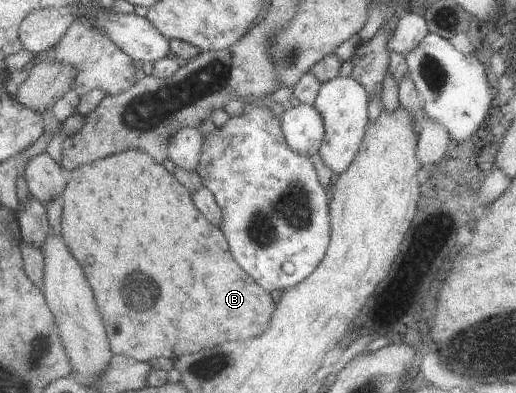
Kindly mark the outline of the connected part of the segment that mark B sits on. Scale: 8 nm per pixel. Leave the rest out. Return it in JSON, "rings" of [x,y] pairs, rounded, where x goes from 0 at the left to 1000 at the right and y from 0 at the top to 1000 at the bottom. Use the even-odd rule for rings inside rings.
{"rings":[[[269,379],[234,389],[223,387],[223,394],[145,427],[130,448],[132,473],[122,496],[126,504],[126,547],[122,547],[120,593],[134,618],[138,639],[141,639],[141,649],[149,649],[149,664],[165,679],[165,700],[172,700],[172,720],[188,751],[188,781],[200,802],[200,822],[207,832],[211,873],[221,901],[248,903],[275,921],[291,921],[300,911],[324,911],[337,919],[347,908],[366,903],[366,898],[378,901],[413,888],[413,883],[432,878],[432,873],[494,863],[521,837],[525,802],[533,796],[529,748],[506,730],[506,723],[498,720],[496,710],[490,710],[455,664],[455,654],[444,639],[444,618],[432,598],[432,585],[421,583],[405,557],[397,557],[397,547],[378,527],[370,491],[355,476],[349,461],[339,455],[339,443],[328,440],[316,420],[304,420],[304,410],[293,394],[285,394]]]}

